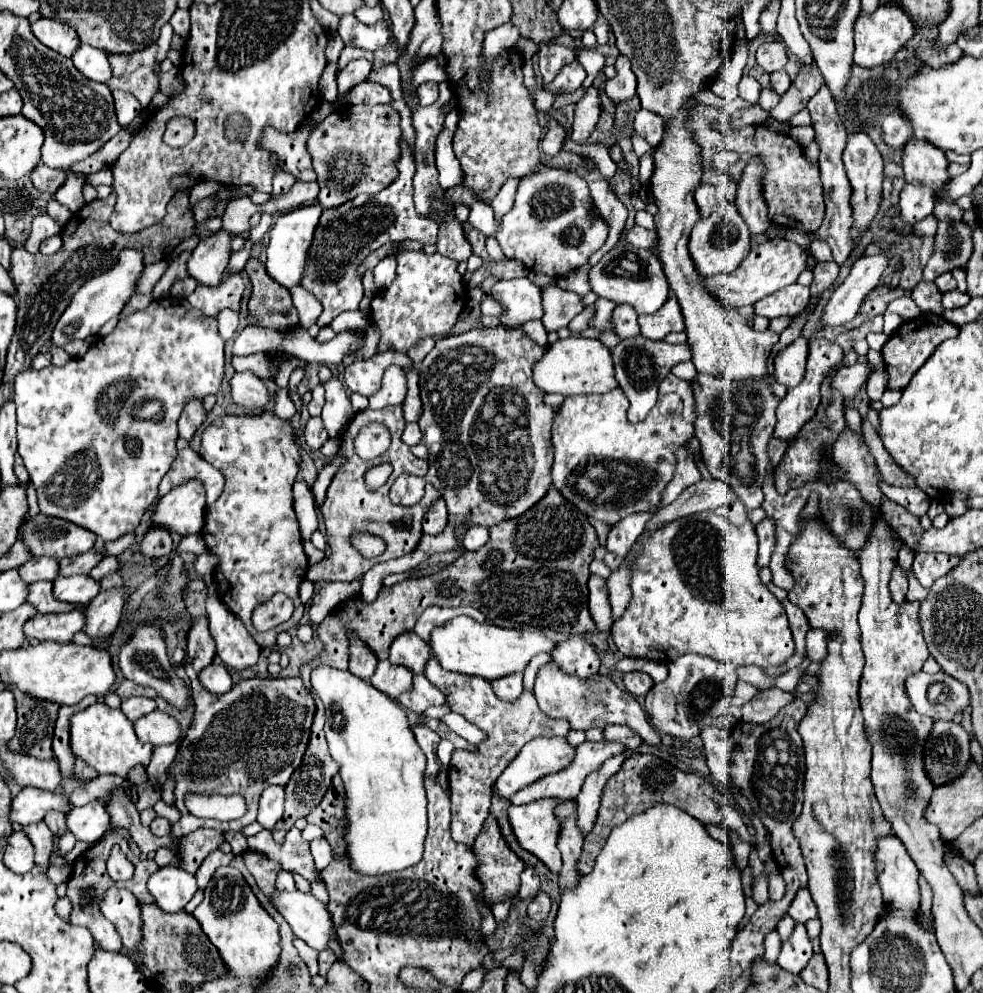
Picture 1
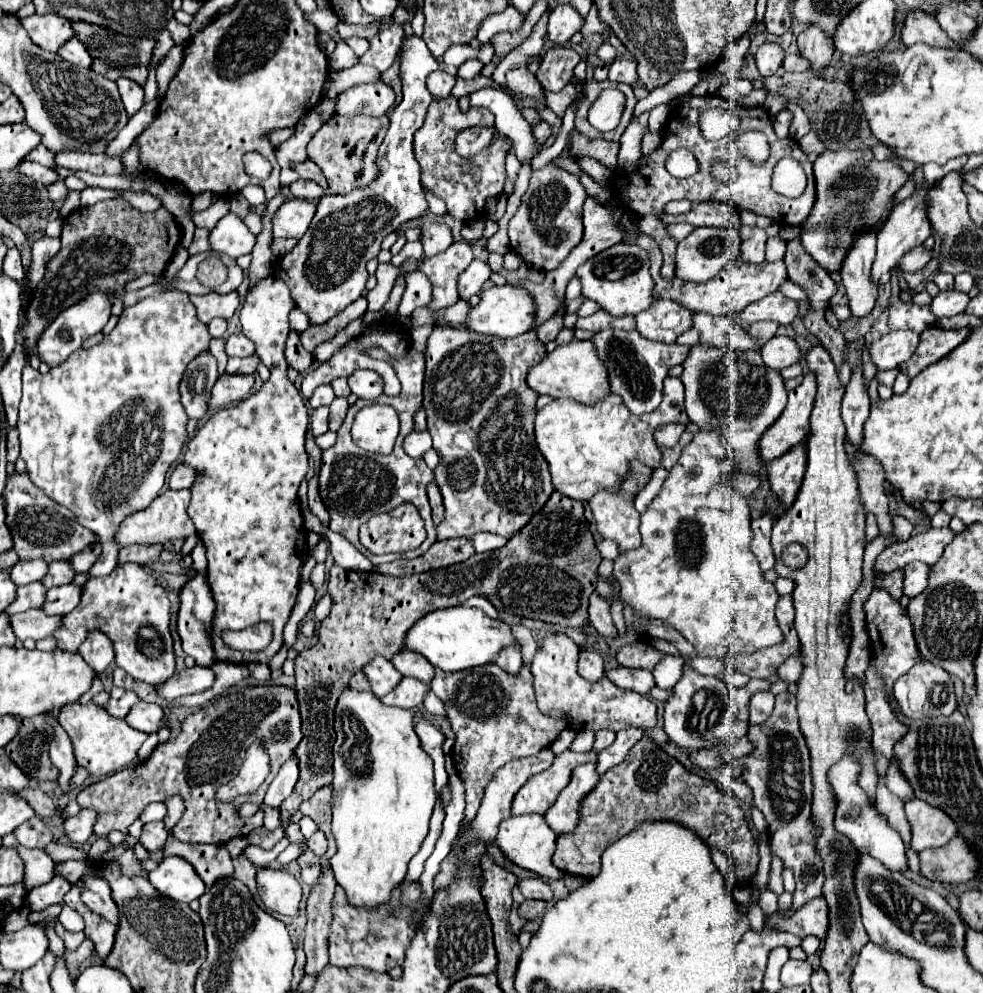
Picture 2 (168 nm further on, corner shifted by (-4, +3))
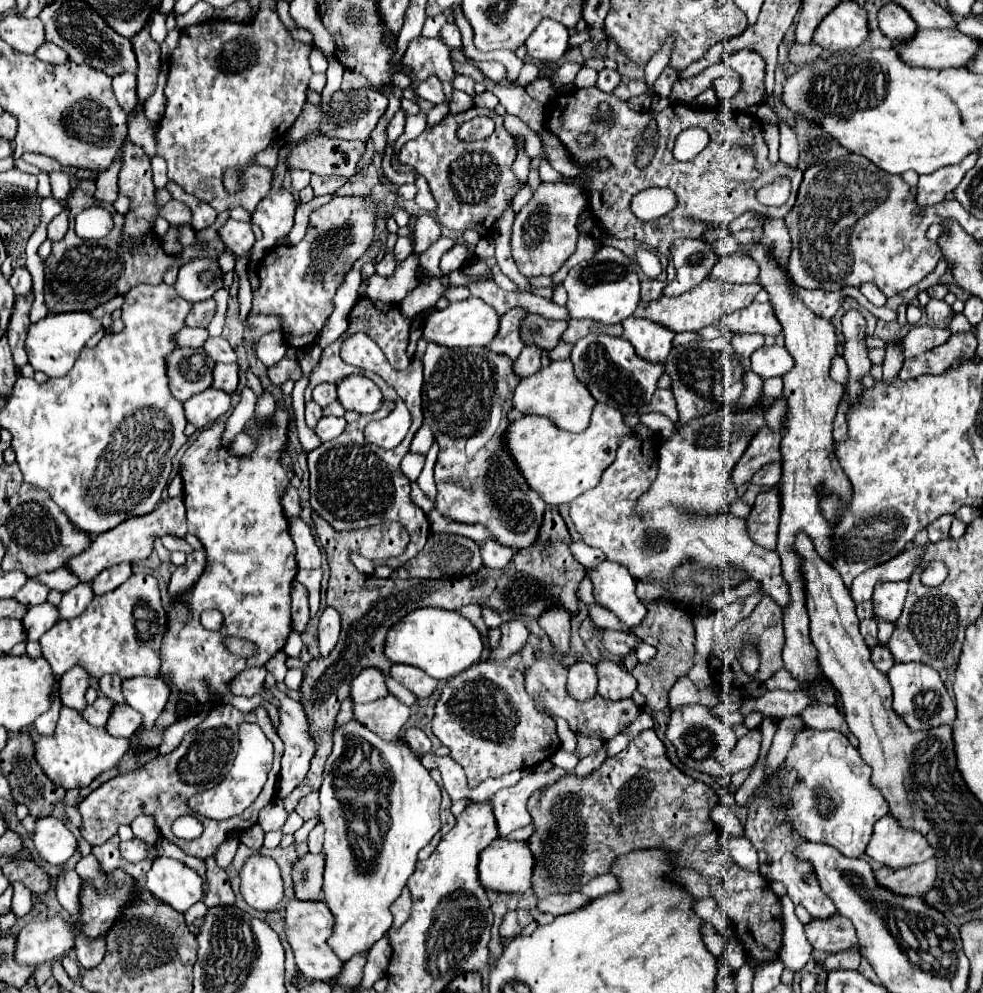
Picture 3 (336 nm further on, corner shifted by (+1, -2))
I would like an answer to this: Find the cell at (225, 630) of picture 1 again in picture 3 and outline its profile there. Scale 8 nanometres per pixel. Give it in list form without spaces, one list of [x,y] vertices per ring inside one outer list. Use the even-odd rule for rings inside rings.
[[[271,687],[271,689],[265,689],[269,693],[273,693],[277,699],[279,699],[279,717],[281,717],[281,725],[279,725],[279,737],[283,739],[285,743],[285,753],[283,753],[283,759],[281,759],[281,773],[279,773],[279,787],[277,787],[277,795],[279,797],[287,797],[307,775],[309,771],[309,763],[315,755],[315,741],[313,737],[309,735],[309,721],[307,721],[307,715],[301,707],[299,701],[293,701],[289,695],[281,693],[277,687]]]

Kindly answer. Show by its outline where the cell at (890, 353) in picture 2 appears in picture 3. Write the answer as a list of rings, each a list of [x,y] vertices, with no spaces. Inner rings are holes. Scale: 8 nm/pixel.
[[[915,325],[905,337],[903,337],[903,355],[905,357],[917,357],[937,345],[943,345],[951,337],[951,331],[947,327],[929,327],[929,325]]]

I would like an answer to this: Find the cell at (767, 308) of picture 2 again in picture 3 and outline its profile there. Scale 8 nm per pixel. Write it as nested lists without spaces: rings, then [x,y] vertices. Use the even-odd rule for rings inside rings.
[[[751,303],[725,317],[729,331],[733,333],[759,333],[759,335],[779,335],[781,323],[775,319],[773,307],[769,303]]]

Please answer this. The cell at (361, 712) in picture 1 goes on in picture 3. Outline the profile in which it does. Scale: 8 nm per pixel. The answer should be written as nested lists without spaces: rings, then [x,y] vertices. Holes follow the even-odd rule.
[[[349,721],[347,725],[339,727],[333,733],[333,753],[327,759],[325,781],[321,785],[321,809],[319,817],[325,825],[325,903],[329,911],[333,913],[333,933],[327,939],[327,945],[335,951],[335,955],[347,963],[355,955],[369,953],[369,949],[385,937],[389,927],[393,925],[393,915],[389,911],[391,903],[401,895],[403,887],[407,885],[407,879],[415,871],[417,853],[433,839],[433,835],[441,829],[439,821],[439,803],[441,803],[441,791],[437,783],[431,779],[429,771],[419,763],[419,757],[413,755],[409,747],[401,741],[383,741],[373,731],[363,727],[357,721]],[[349,819],[379,819],[377,823],[387,823],[385,839],[381,845],[381,851],[377,853],[377,859],[373,863],[373,869],[361,869],[359,859],[355,857],[355,851],[347,839]]]

